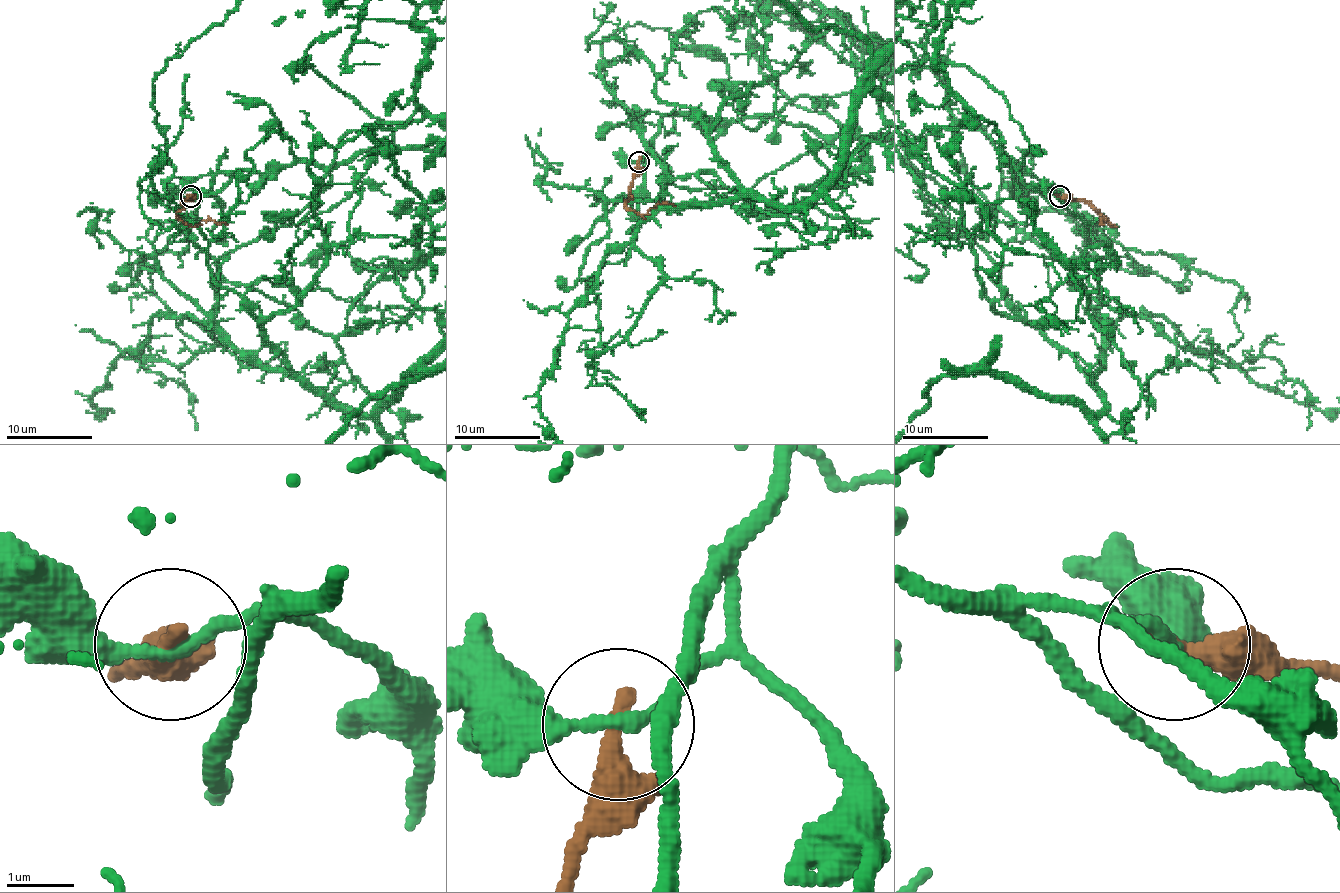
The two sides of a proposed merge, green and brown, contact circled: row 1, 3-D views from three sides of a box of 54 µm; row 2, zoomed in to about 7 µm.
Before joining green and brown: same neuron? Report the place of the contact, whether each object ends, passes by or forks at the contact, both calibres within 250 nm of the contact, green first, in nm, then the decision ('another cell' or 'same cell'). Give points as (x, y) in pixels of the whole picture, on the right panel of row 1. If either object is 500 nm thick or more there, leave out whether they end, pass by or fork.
place (1059, 196); green passes by; brown ends; calibres 190 and 400 nm; another cell

